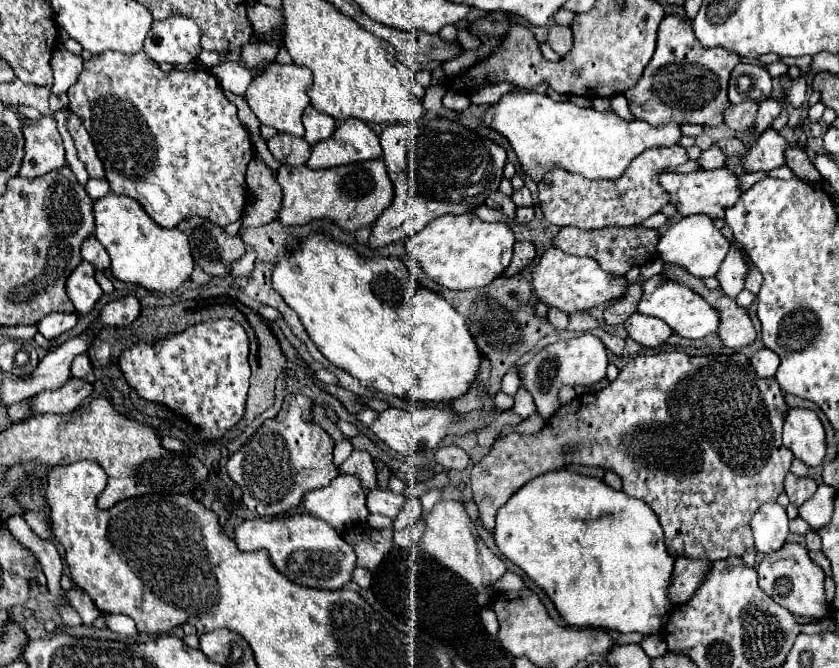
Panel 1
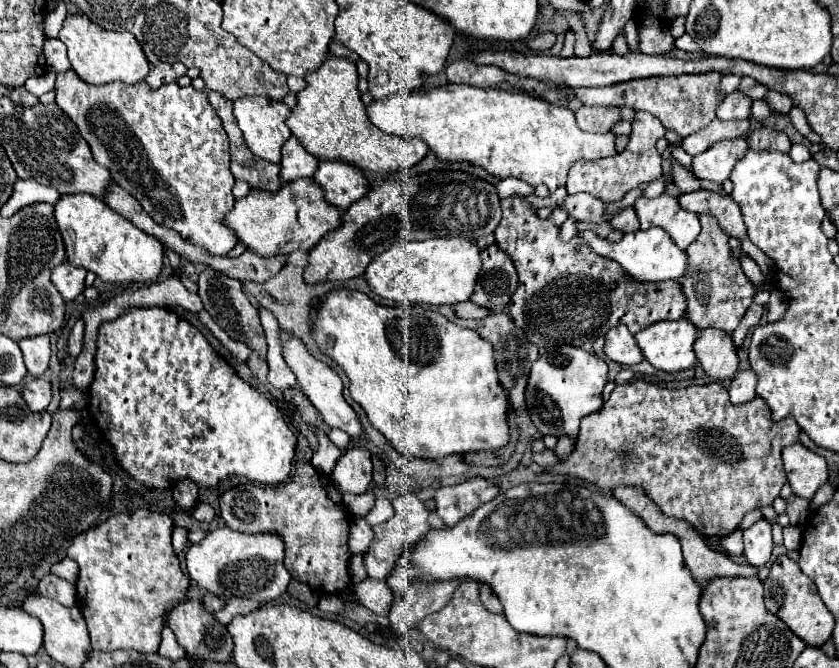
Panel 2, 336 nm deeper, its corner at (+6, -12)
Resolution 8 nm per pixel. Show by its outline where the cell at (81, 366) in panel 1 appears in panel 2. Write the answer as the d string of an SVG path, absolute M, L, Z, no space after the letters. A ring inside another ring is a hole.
M32 379L22 389L22 397L24 397L28 409L34 413L42 413L48 407L50 395L52 395L50 383L46 379Z

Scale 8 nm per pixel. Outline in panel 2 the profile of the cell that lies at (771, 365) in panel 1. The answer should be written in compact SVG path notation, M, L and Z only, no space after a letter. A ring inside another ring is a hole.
M752 369L738 371L730 383L728 393L732 405L742 405L752 401L756 397L756 373Z

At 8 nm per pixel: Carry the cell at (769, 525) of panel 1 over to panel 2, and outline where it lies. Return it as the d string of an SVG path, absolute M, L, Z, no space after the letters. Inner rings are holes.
M762 519L744 531L744 555L750 565L760 567L770 561L770 553L772 553L770 523Z

